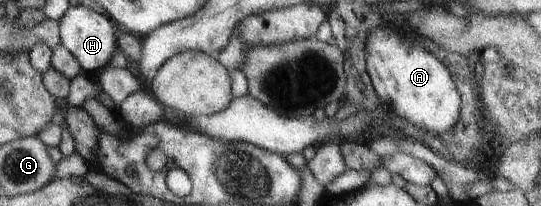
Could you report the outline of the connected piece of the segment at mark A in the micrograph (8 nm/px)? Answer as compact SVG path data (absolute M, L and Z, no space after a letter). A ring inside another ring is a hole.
M375 27L365 39L365 67L377 97L399 117L435 135L445 133L459 115L459 92L445 65L393 27Z

